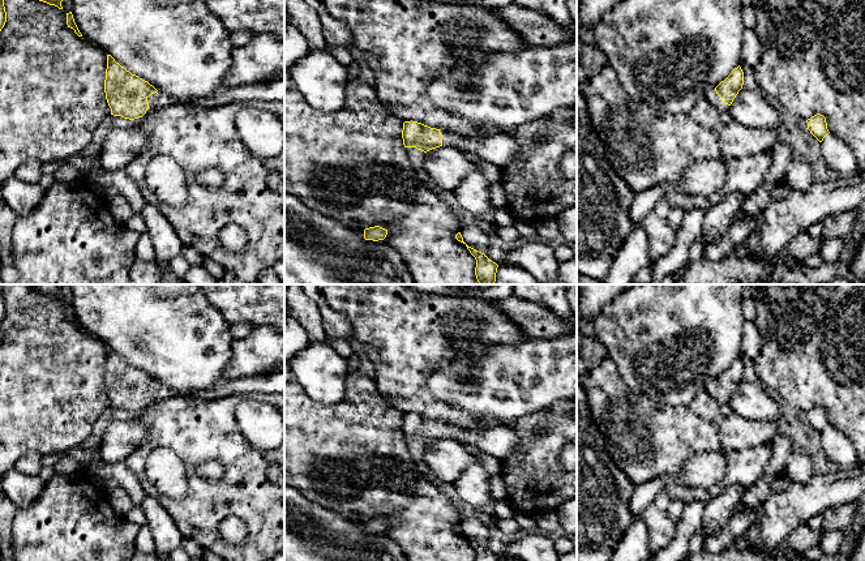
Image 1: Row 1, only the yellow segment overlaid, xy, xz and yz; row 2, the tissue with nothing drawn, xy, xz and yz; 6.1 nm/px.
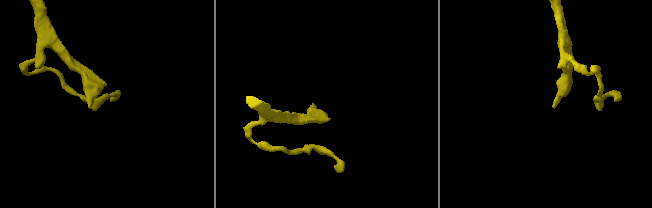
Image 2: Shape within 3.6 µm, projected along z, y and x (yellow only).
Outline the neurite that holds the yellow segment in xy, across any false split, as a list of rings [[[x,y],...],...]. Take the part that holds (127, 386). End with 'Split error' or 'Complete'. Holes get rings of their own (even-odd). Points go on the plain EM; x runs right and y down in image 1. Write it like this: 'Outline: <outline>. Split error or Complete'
Outline: [[[107,347],[104,385],[111,407],[134,412],[154,402],[172,397],[196,397],[205,401],[220,399],[228,395],[248,393],[284,394],[284,373],[260,373],[227,378],[215,384],[211,389],[183,394],[170,386],[157,382],[147,373],[132,367],[124,359]]]. Split error

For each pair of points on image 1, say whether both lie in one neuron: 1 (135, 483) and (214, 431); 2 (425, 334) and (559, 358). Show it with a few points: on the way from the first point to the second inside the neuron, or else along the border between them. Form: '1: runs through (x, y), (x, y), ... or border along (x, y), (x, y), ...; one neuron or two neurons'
1: border along (124, 462), (144, 483); two neurons
2: border along (521, 339), (492, 345), (476, 352), (461, 352); two neurons

